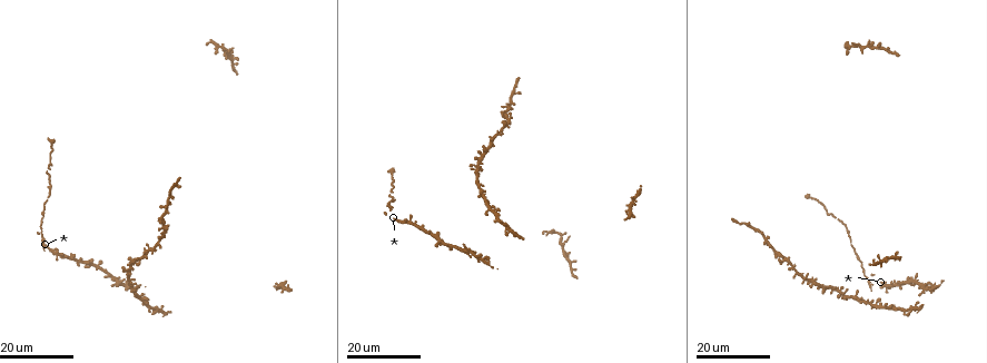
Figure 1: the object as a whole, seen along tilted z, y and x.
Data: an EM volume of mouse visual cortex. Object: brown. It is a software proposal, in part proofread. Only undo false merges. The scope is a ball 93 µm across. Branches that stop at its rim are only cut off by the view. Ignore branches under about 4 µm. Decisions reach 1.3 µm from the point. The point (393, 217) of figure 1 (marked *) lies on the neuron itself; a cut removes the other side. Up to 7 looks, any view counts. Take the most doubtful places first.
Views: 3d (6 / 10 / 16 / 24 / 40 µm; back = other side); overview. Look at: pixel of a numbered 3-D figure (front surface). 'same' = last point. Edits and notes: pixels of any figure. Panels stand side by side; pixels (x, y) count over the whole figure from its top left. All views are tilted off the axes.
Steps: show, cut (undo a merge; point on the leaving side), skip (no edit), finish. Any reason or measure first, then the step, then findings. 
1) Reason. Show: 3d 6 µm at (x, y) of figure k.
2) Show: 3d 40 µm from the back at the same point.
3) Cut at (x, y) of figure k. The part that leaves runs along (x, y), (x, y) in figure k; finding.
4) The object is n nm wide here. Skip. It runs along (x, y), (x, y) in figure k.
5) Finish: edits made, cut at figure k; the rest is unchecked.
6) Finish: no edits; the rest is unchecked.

Side arm on a straight run. Show: 3d 16 µm at (156, 246) of figure 1.

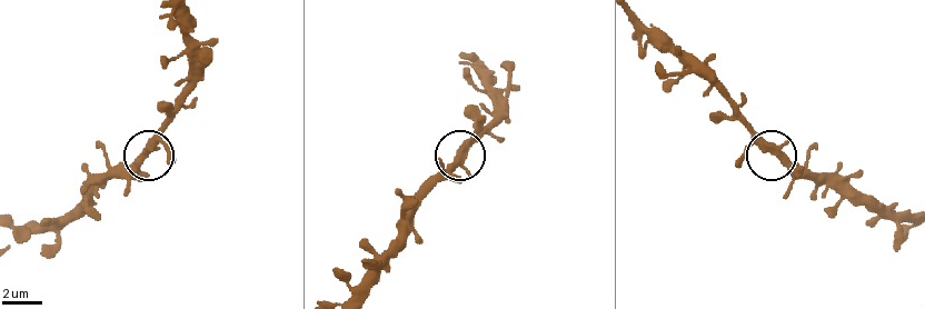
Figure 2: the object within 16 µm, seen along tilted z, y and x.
Show: 3d 6 µm at (145, 151) of figure 2.

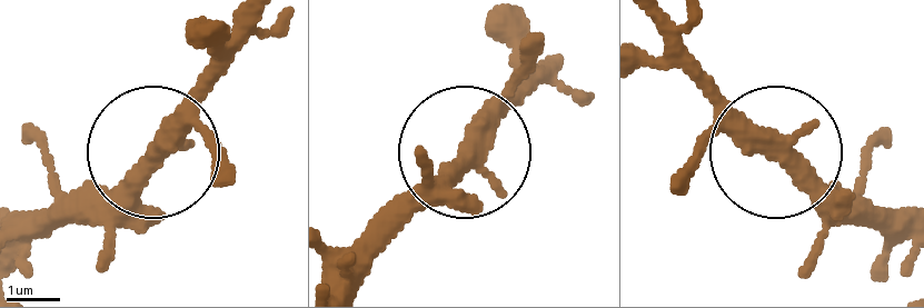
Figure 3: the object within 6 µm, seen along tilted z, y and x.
Skip. It runs along (911, 244), (810, 199), (699, 63) in figure 3; all the same neuron.

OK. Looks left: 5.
Three arms meet. Show: 3d 24 µm at (226, 48) of figure 1.

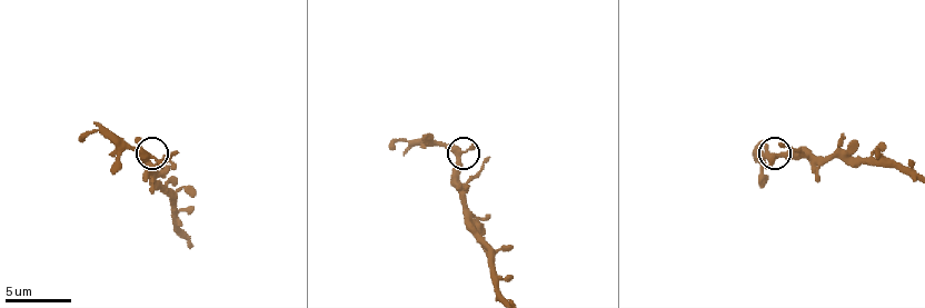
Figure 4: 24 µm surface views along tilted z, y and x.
Show: 3d 10 µm at (147, 155) of figure 4.

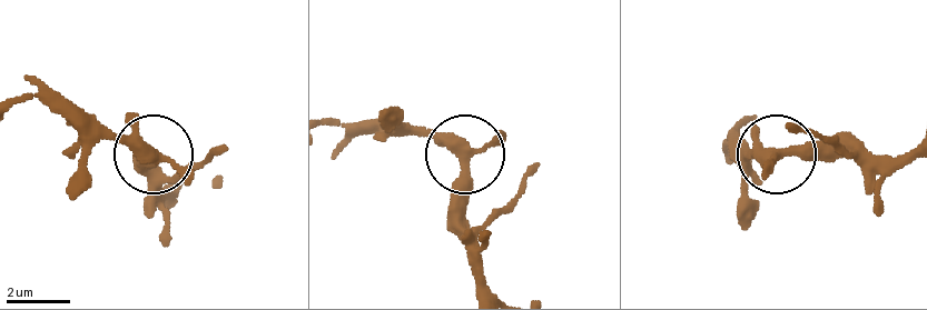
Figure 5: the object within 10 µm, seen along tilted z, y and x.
3 arms meet here. Skip. All the same neuron.

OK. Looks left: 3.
Thick turns thin. Show: 3d 16 µm at (390, 172) of figure 1.

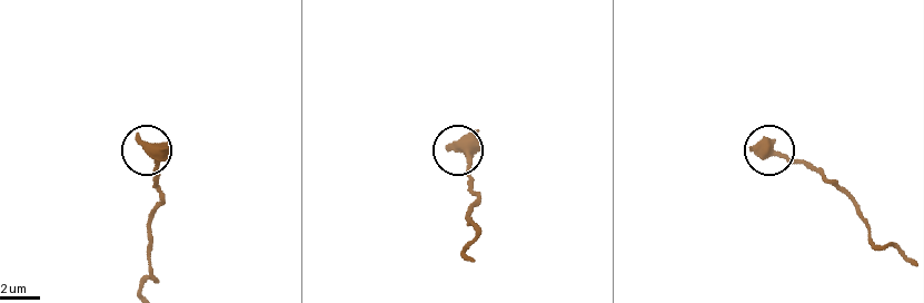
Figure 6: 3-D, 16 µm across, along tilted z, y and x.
Show: 3d 6 µm at (782, 154) of figure 6.

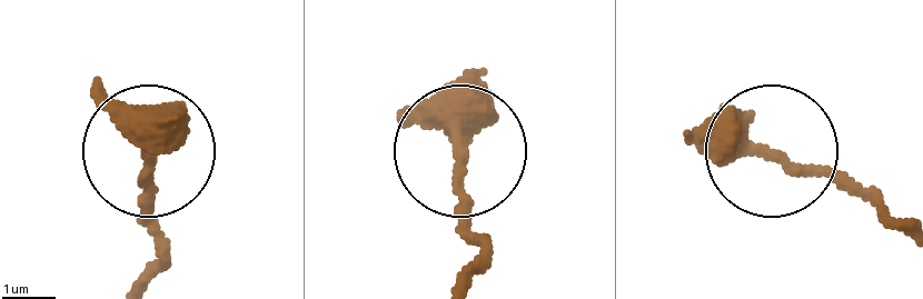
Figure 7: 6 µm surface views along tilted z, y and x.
Skip. It runs along (462, 275), (473, 245), (456, 150) in figure 7; one neuron here.

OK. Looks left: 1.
Finish: no edits; the rest is unchecked.

